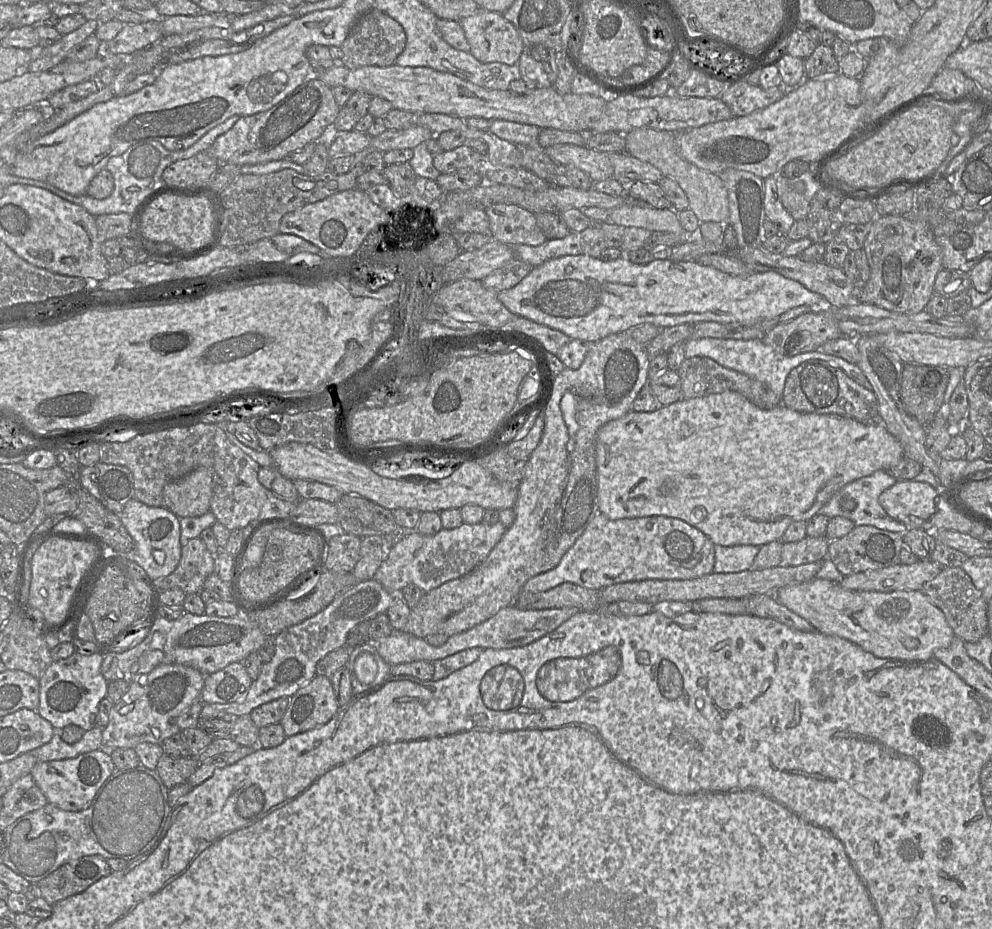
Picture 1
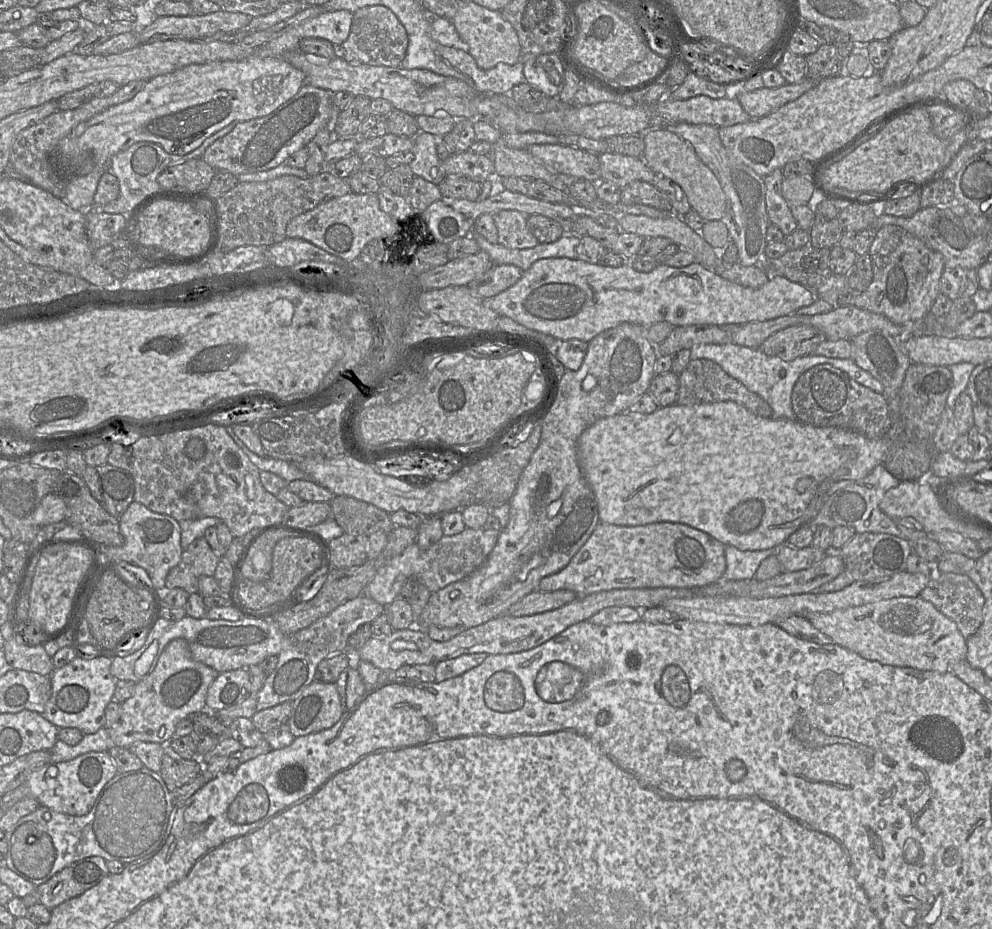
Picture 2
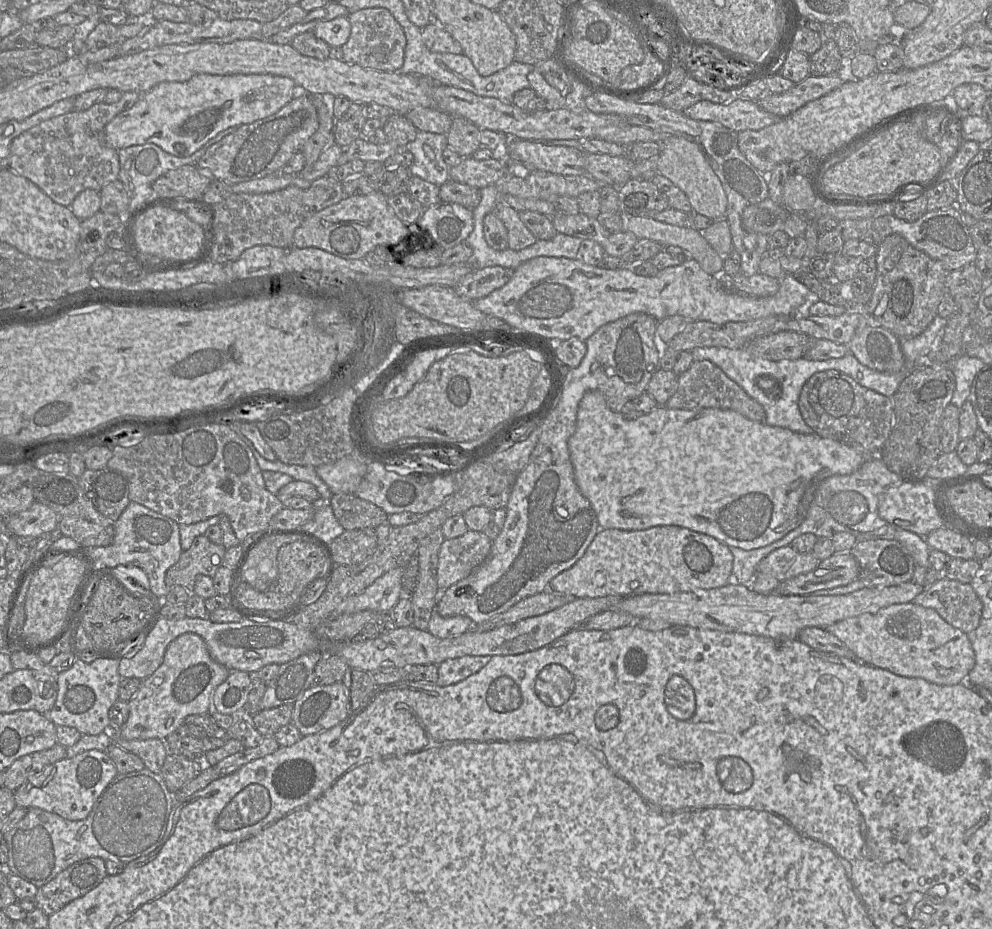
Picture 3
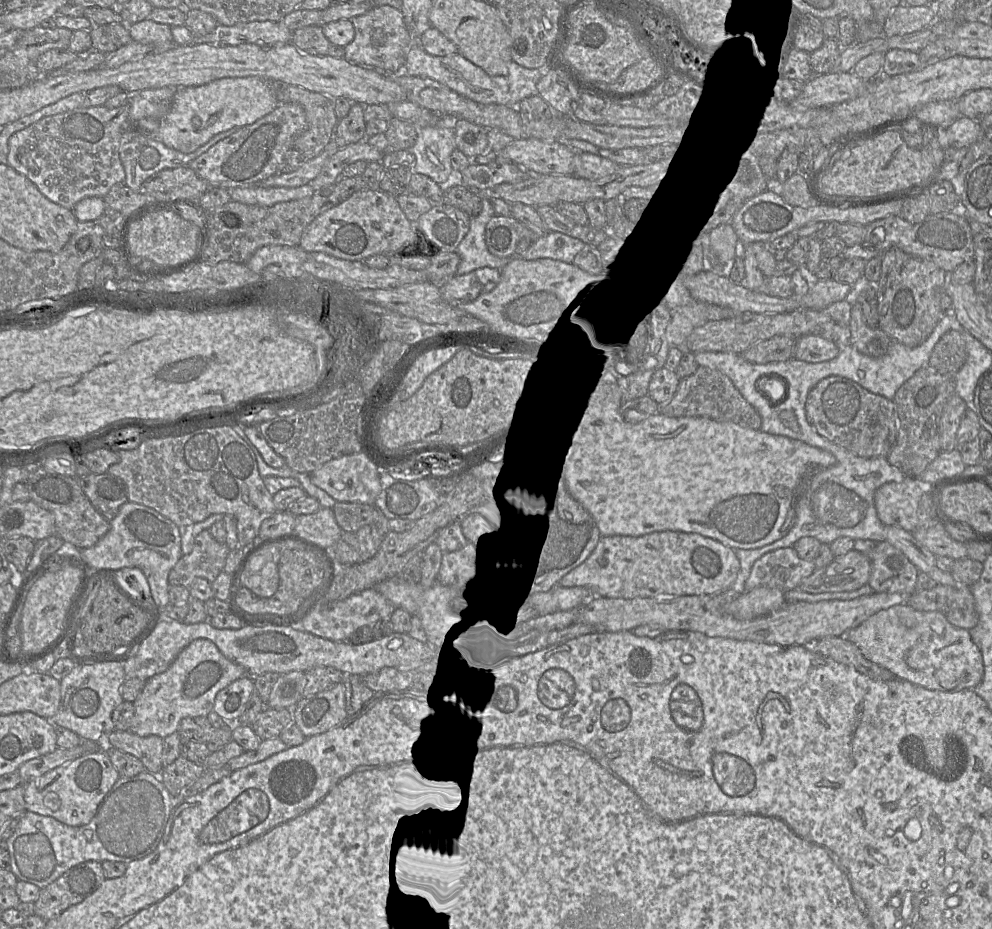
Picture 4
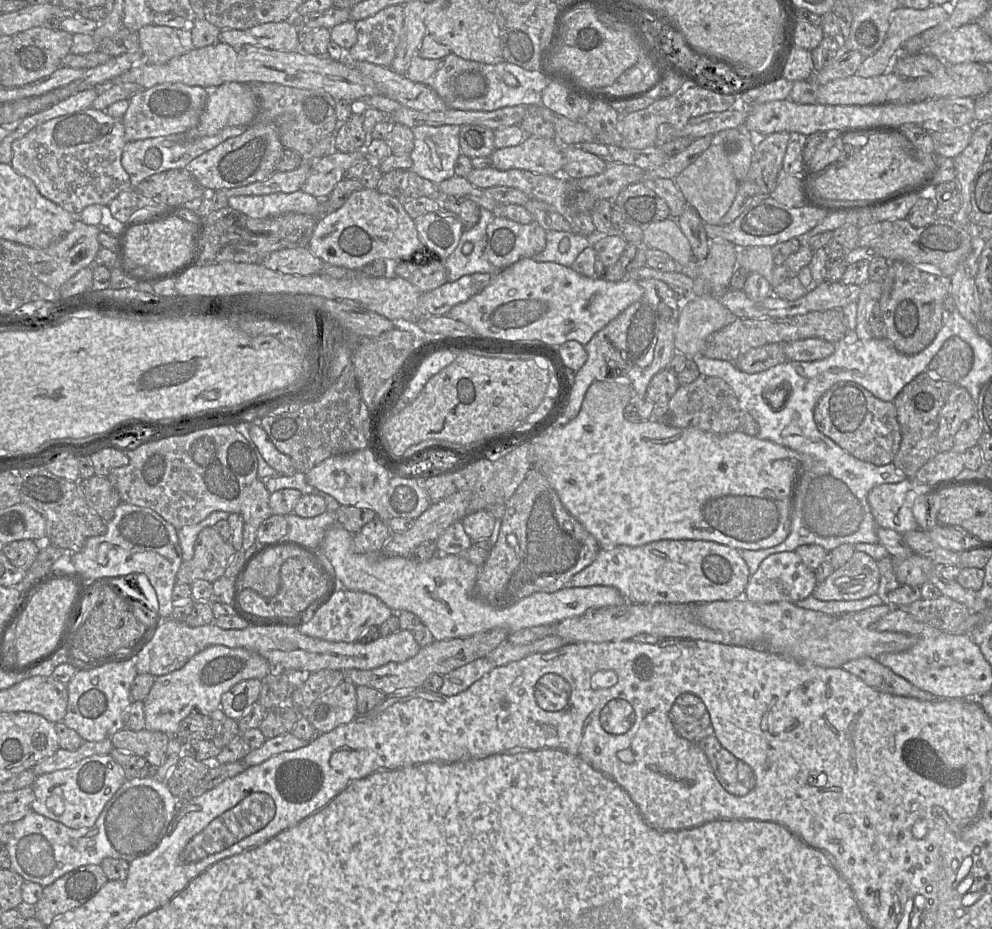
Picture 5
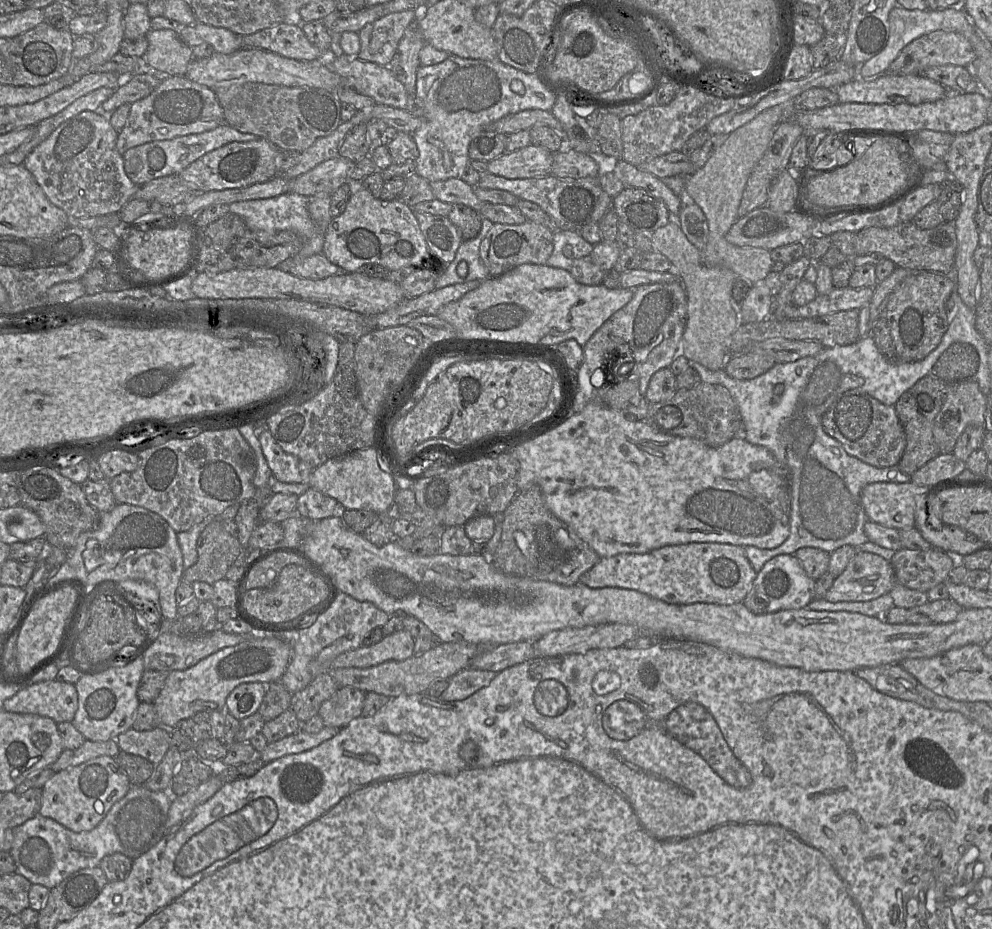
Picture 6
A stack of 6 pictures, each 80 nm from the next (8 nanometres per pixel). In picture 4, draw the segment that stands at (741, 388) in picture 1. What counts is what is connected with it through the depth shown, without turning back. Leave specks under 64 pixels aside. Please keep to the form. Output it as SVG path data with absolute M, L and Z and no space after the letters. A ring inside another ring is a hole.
M698 366L695 373L680 380L678 388L673 398L664 405L659 405L658 412L671 418L706 418L718 422L732 422L745 428L760 430L762 420L755 408L749 404L730 379L718 370Z

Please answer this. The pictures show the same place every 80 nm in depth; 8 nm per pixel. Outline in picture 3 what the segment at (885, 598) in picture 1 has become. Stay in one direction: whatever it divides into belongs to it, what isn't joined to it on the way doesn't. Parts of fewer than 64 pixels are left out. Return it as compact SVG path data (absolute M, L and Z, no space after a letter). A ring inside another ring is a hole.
M913 602L892 604L876 612L847 618L826 630L841 640L862 663L937 685L966 682L975 665L967 634L947 623L934 609Z

